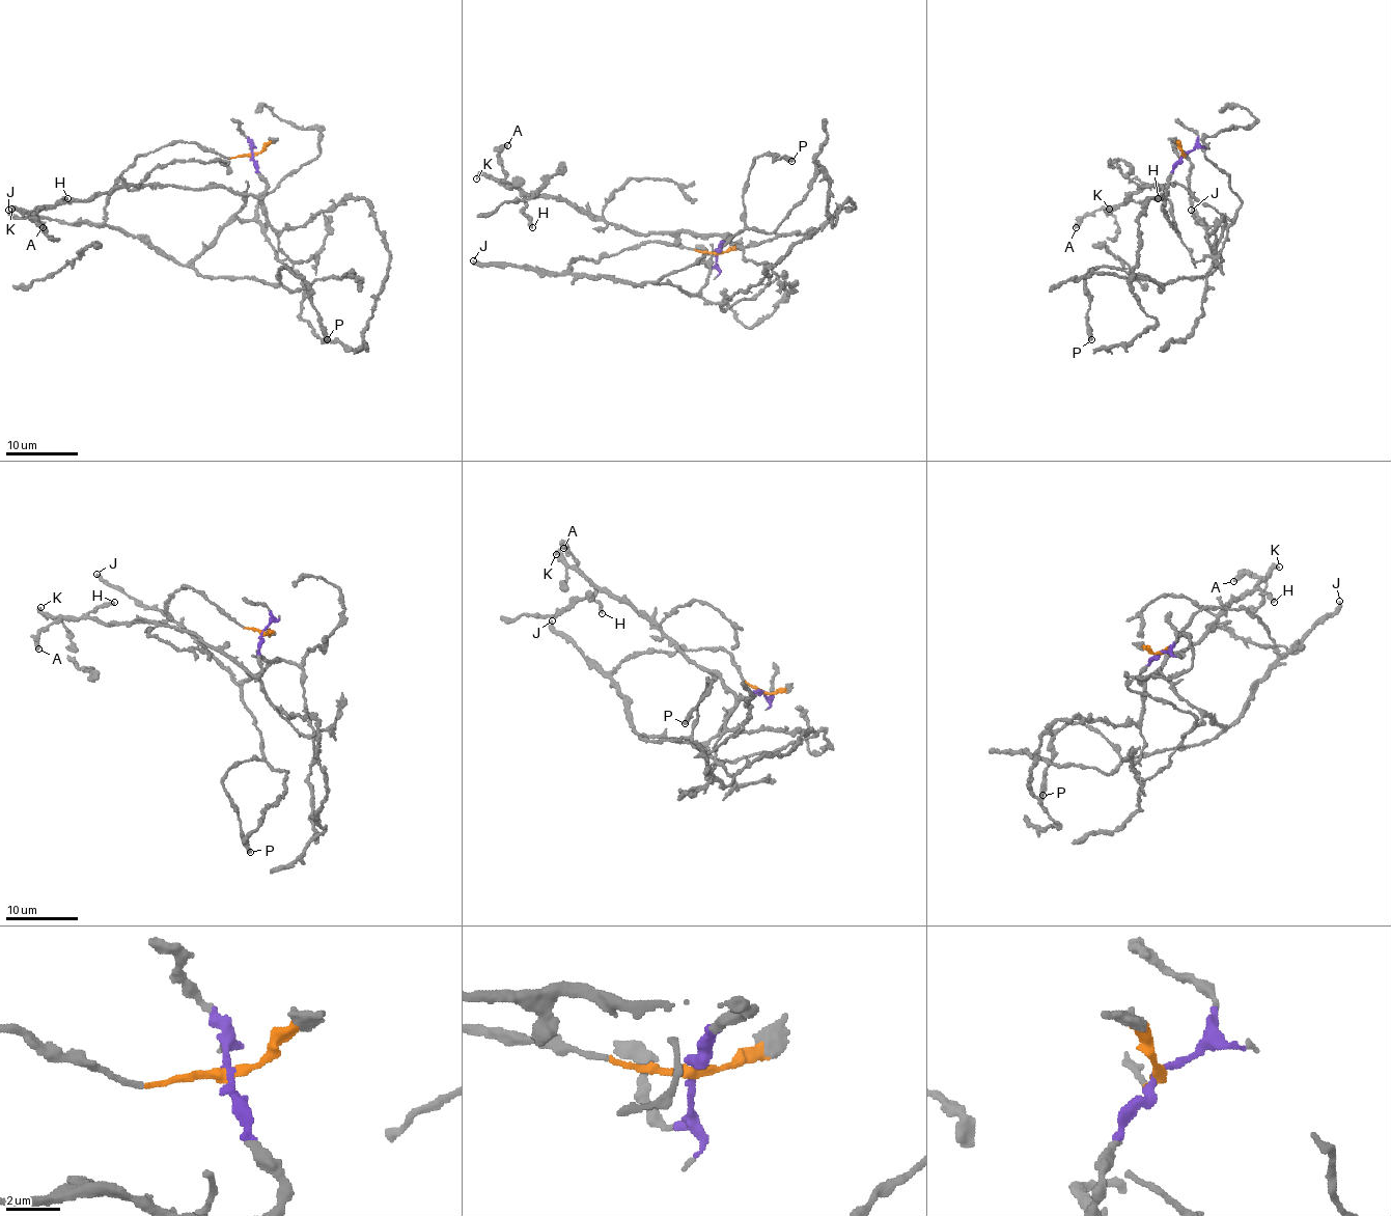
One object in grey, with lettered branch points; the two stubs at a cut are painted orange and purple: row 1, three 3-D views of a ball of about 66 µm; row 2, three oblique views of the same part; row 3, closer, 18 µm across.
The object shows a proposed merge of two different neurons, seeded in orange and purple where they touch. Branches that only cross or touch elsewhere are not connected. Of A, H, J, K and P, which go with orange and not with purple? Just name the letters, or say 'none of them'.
J, P

